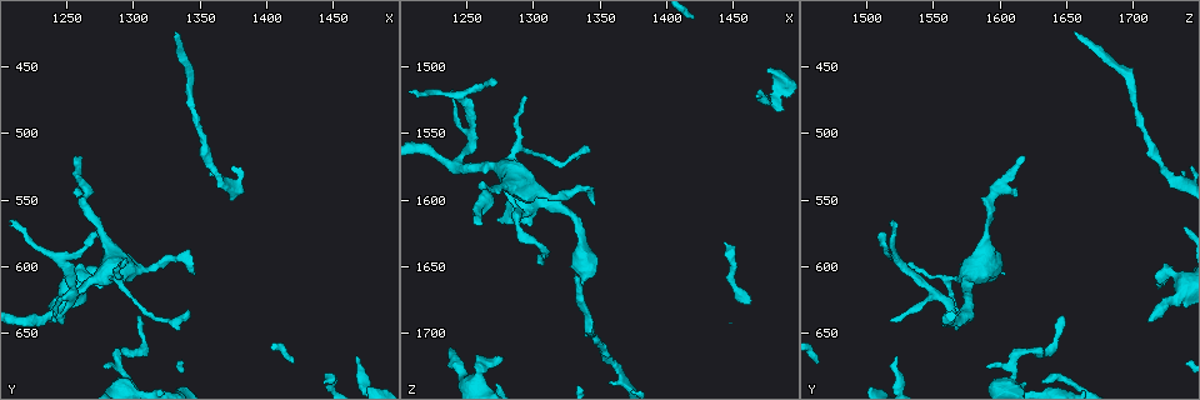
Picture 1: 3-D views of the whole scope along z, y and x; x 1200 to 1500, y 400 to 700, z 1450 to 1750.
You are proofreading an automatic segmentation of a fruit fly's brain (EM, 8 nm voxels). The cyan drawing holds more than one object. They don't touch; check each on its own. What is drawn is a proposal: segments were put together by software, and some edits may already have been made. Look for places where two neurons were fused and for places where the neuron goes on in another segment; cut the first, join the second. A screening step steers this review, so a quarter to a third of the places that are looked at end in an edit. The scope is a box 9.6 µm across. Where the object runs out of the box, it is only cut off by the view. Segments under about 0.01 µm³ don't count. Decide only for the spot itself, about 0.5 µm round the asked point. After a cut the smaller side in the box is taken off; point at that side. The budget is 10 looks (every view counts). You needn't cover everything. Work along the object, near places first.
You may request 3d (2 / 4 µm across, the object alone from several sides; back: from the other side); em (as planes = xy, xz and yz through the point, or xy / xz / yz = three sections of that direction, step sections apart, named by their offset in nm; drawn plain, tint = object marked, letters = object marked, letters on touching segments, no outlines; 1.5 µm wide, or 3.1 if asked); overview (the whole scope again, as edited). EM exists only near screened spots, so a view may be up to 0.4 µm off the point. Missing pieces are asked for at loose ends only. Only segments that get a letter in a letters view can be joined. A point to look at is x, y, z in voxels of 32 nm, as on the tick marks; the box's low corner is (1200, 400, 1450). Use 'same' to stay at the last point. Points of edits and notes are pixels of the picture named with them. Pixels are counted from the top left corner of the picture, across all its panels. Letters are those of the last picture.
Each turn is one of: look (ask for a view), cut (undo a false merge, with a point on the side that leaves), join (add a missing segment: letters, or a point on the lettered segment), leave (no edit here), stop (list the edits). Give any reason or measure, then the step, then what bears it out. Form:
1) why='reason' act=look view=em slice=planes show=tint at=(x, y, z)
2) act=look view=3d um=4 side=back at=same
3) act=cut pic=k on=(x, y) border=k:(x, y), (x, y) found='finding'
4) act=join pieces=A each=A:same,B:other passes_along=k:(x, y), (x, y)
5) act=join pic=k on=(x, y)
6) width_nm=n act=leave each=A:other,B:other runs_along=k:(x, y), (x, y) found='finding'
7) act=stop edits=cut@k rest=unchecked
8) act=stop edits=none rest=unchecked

why='sharp bend' act=look view=em slice=planes show=letters at=(1250, 624, 1550)

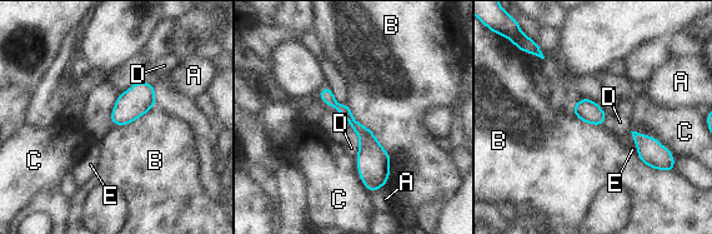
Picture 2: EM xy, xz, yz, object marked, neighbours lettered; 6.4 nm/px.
act=leave each=A:other,B:other,C:other,D:other,E:other found='all the same neuron'

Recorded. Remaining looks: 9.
why='branch stops here' act=look view=em slice=planes show=letters at=(1234, 640, 1712)

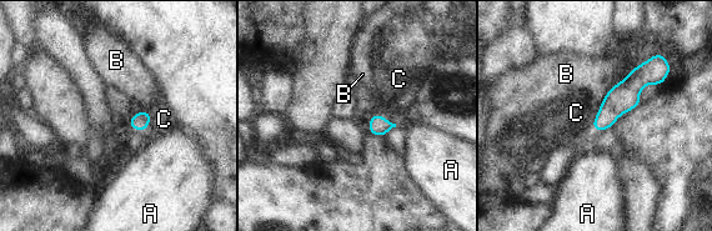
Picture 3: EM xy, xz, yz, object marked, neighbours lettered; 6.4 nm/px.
act=leave each=A:other,B:other,C:other border=3:(374, 113), (396, 125) found='no lettered segment goes on from it'

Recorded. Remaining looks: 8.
why='tapers out' act=look view=3d um=4 at=(1302, 636, 1648)

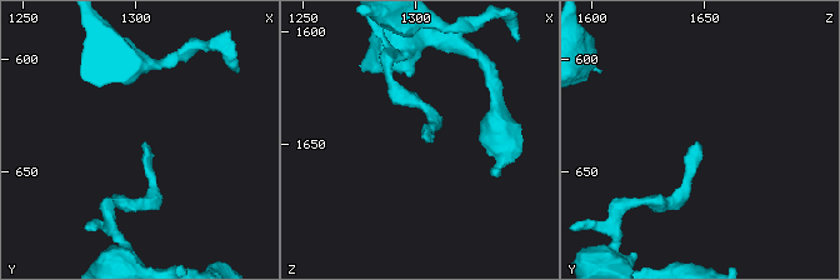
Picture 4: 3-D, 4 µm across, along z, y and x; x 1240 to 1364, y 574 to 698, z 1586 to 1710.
why='shape alone is not enough' act=look view=em slice=planes show=tint at=(1302, 639, 1647)

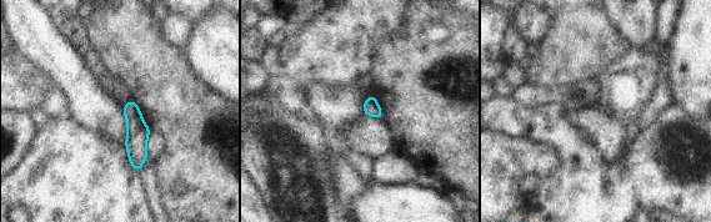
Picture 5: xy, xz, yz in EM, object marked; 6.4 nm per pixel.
why='what lies round it' act=look view=em slice=planes show=letters at=same

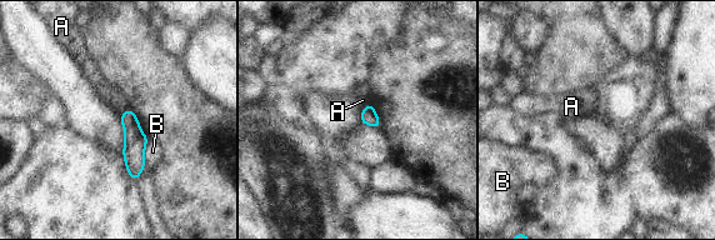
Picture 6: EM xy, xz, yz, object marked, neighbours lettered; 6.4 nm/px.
act=leave each=A:other,B:other border=6:(129, 108), (120, 115) found='none of them fits'

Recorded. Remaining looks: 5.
why='branch stops here' act=look view=3d um=4 at=(1332, 424, 1656)

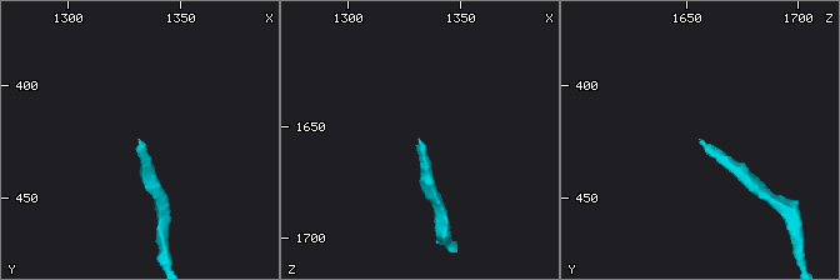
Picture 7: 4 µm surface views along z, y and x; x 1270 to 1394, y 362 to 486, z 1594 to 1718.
why='need the tissue' act=look view=em slice=planes show=letters at=(1332, 422, 1657)

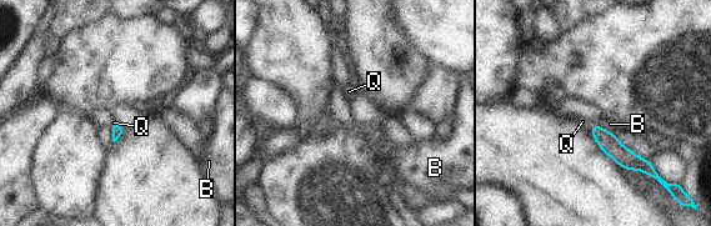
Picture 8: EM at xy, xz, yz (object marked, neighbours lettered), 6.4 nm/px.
act=join pieces=Q each=B:other,Q:same found='it goes on there'

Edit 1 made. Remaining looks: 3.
act=stop edits=join@8 rest=unchecked

